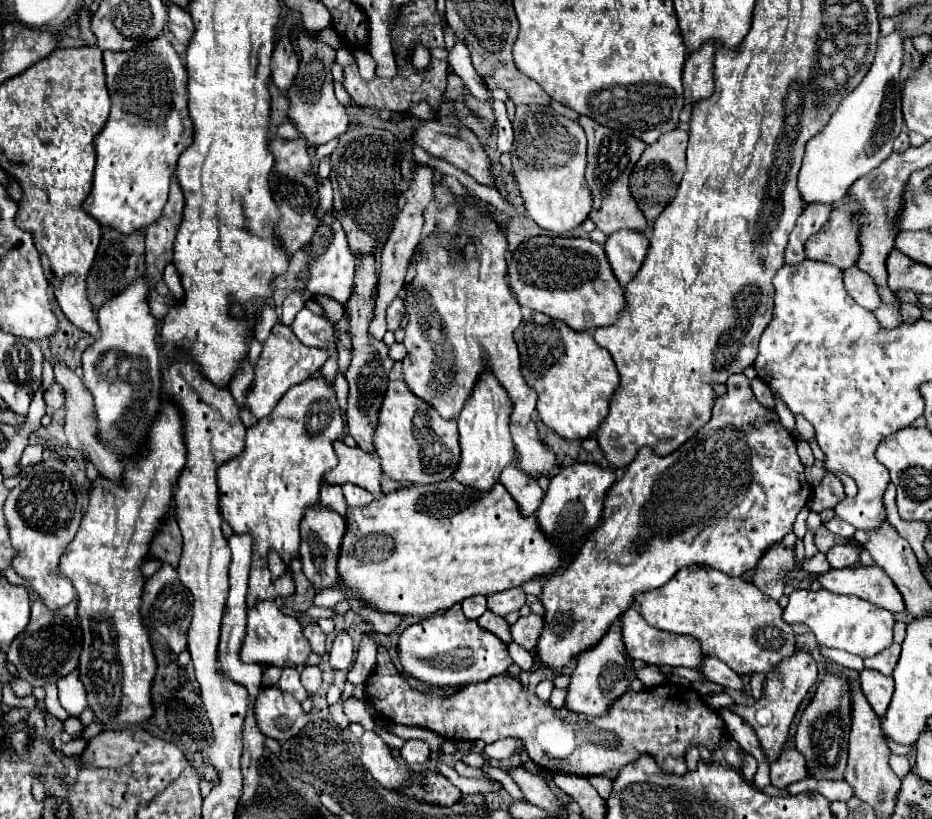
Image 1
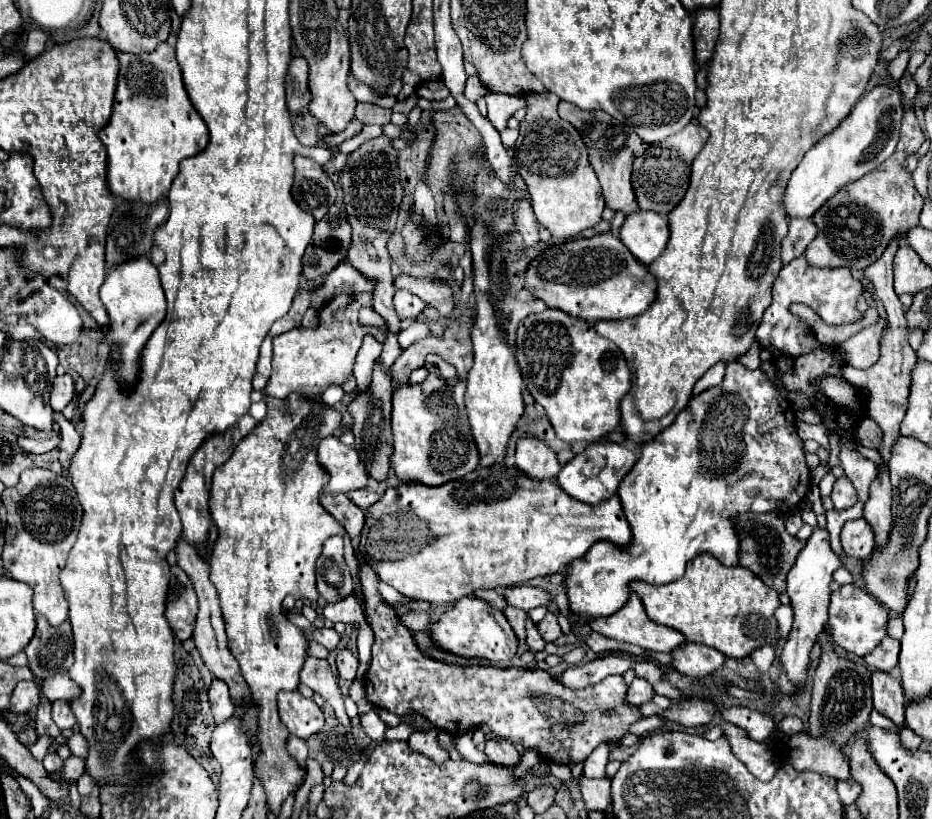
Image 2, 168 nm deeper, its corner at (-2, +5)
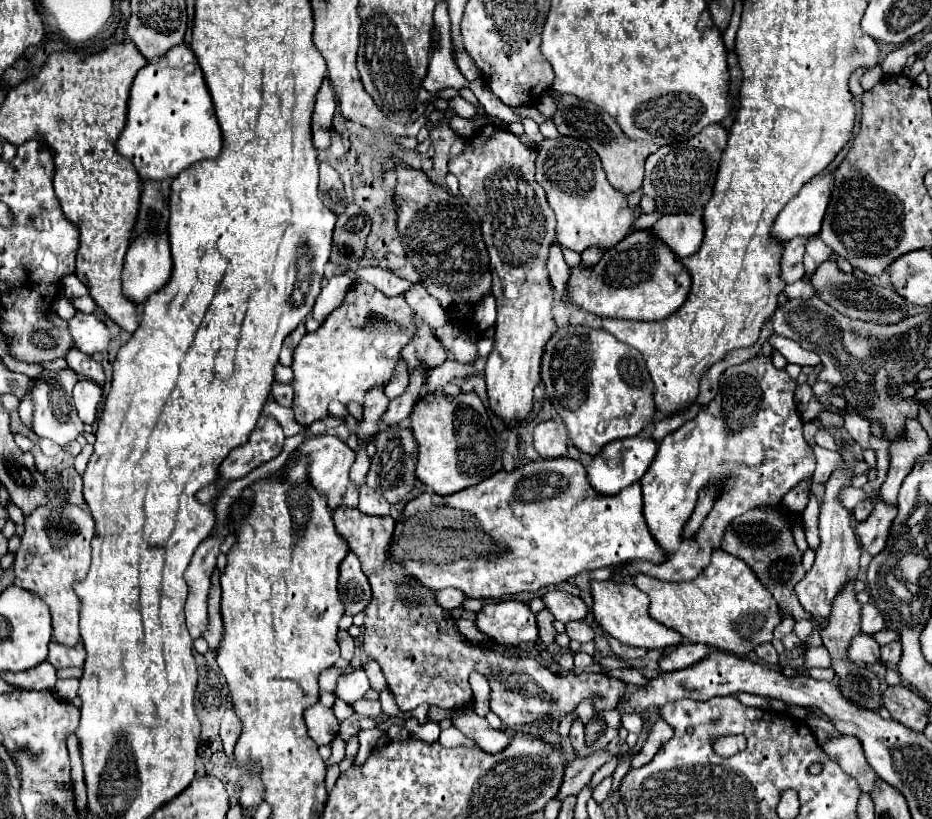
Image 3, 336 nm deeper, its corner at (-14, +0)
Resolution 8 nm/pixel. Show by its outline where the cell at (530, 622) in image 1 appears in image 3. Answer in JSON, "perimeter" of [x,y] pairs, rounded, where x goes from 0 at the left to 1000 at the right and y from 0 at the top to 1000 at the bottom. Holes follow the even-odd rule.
{"perimeter":[[[619,757],[619,759],[608,759],[606,762],[606,774],[613,779],[613,781],[619,781],[619,784],[632,784],[632,781],[636,781],[636,769],[634,769],[634,764],[630,762],[630,759],[623,759],[623,757]]]}

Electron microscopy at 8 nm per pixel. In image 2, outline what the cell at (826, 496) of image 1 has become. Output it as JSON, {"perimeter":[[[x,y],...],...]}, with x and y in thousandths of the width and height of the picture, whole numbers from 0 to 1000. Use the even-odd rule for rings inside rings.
{"perimeter":[[[902,582],[902,585],[896,587],[892,609],[894,609],[898,624],[911,621],[911,619],[915,619],[915,617],[922,612],[922,609],[920,609],[920,602],[917,602],[917,595],[913,592],[913,587],[909,587],[909,582]]]}

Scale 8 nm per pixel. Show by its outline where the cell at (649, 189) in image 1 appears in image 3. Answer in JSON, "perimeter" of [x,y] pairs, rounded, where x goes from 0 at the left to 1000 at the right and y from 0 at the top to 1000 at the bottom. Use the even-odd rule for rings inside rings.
{"perimeter":[[[771,151],[759,154],[737,173],[709,178],[692,198],[692,217],[688,225],[690,239],[703,244],[703,252],[711,261],[746,261],[752,259],[765,237],[765,222],[769,215],[771,193],[780,173],[780,161]]]}

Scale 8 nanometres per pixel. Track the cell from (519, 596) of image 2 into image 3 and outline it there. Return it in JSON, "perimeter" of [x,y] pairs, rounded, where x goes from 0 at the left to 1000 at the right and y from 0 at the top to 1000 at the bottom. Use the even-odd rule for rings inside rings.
{"perimeter":[[[591,720],[583,728],[583,735],[585,745],[589,745],[595,752],[595,757],[602,759],[626,757],[628,752],[632,752],[632,742],[628,740],[628,735],[621,728],[615,728],[613,723]]]}

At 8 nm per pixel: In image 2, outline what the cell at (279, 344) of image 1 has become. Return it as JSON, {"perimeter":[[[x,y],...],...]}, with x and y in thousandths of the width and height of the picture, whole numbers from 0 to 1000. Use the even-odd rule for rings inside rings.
{"perimeter":[[[366,358],[357,363],[342,380],[342,397],[338,402],[319,399],[293,414],[293,453],[284,473],[284,482],[308,490],[312,480],[323,480],[327,487],[340,487],[355,470],[368,470],[379,458],[383,429],[394,409],[413,419],[413,402],[392,399],[385,394],[385,377],[400,375],[398,358]]]}

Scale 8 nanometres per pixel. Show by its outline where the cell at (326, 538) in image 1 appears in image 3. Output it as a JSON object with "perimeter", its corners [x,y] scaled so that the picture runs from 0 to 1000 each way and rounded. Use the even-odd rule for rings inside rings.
{"perimeter":[[[374,674],[364,691],[364,730],[370,737],[372,752],[381,752],[392,745],[398,733],[396,711],[387,698],[385,681],[379,674]]]}

